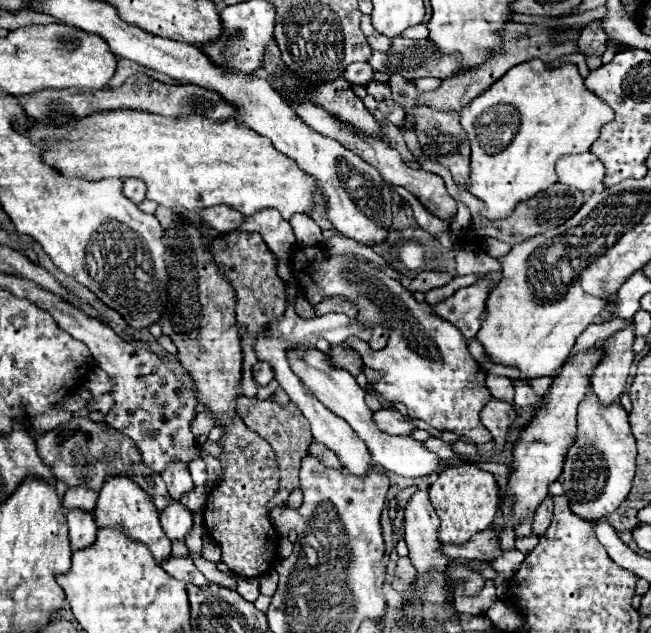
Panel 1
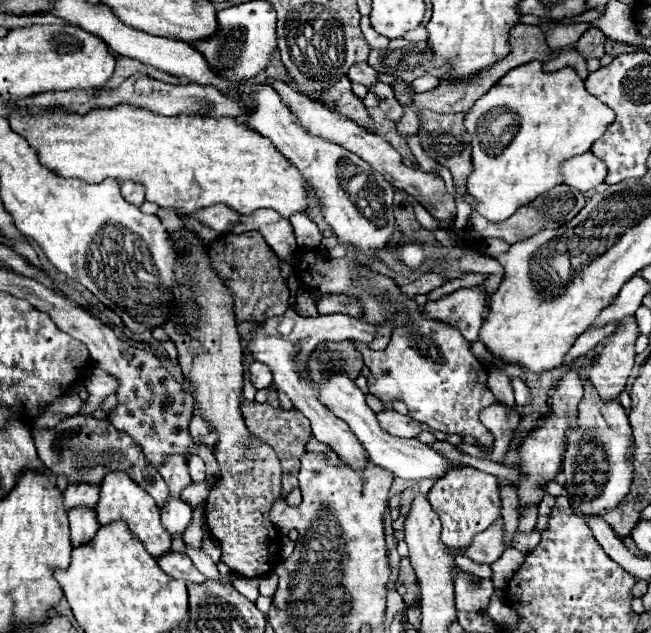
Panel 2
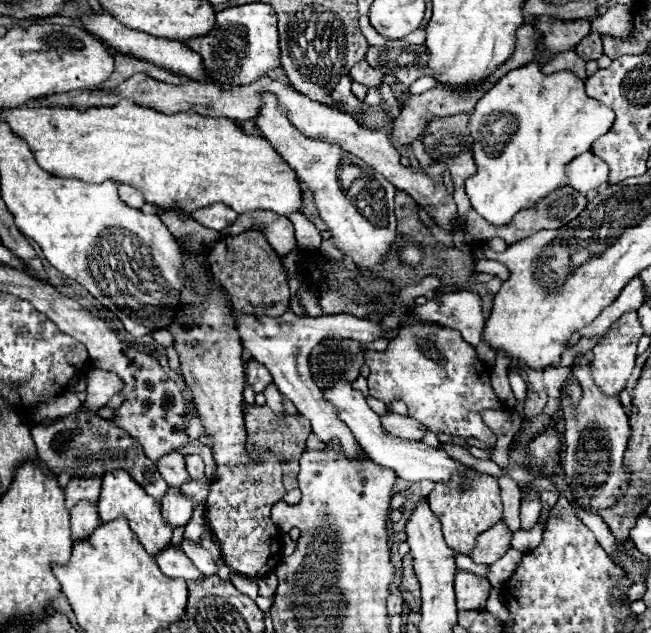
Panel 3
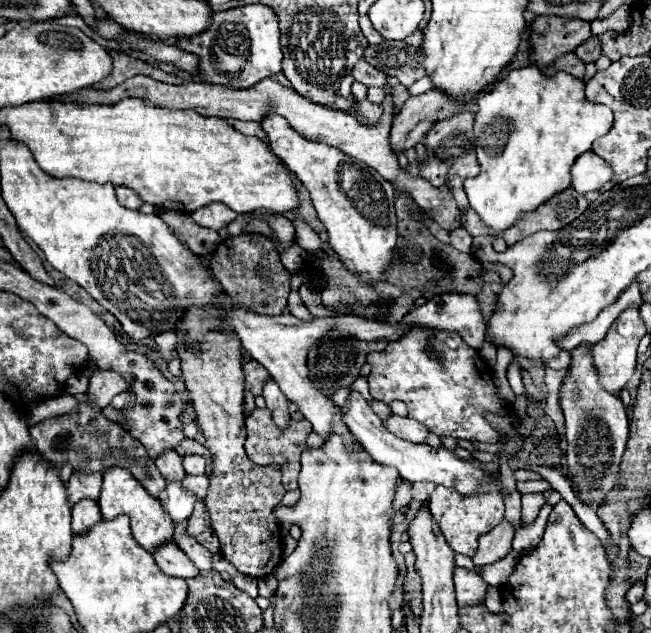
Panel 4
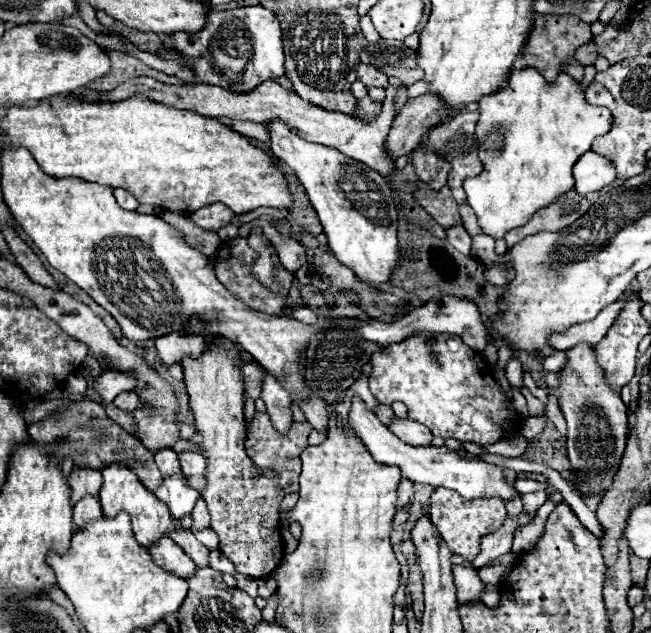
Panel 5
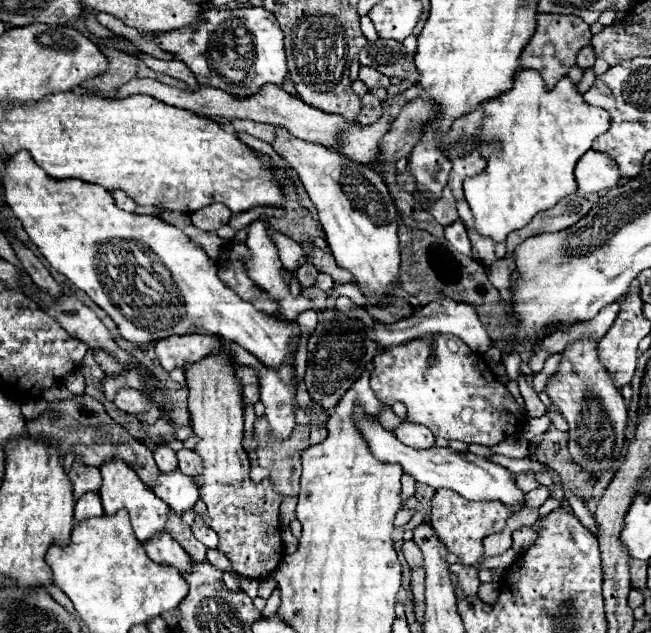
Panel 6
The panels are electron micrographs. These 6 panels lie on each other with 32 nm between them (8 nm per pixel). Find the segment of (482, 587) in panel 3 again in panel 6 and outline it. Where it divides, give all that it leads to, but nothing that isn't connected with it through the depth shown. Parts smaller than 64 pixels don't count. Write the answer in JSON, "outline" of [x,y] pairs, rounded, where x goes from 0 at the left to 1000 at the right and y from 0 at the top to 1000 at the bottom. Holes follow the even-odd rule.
{"outline":[[[705,889],[691,891],[691,904],[704,912],[704,919],[714,943],[734,942],[734,929],[737,929],[737,916],[734,916],[734,900],[731,897],[717,897]]]}

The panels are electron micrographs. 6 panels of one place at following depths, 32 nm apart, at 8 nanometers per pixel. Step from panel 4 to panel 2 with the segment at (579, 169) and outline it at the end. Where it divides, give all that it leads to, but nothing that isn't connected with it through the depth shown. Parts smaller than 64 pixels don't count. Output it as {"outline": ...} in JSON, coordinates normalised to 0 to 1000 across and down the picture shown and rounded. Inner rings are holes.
{"outline":[[[897,240],[897,243],[866,253],[860,259],[860,275],[866,281],[866,291],[873,291],[891,303],[903,303],[903,300],[928,291],[931,262],[909,240]]]}

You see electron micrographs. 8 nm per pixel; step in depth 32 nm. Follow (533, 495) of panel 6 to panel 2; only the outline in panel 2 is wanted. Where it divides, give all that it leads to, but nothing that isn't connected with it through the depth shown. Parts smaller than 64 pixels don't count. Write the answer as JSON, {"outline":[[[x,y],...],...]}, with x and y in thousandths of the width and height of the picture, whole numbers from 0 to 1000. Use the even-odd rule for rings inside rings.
{"outline":[[[817,799],[808,806],[805,815],[799,815],[799,825],[796,825],[796,840],[817,840],[820,837],[820,828],[823,828],[823,815],[826,815],[826,799]]]}

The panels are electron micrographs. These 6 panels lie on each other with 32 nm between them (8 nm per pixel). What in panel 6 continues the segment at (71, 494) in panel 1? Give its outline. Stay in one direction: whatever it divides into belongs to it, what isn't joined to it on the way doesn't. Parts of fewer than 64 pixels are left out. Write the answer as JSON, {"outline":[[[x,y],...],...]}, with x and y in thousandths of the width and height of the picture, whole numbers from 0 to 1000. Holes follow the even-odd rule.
{"outline":[[[114,733],[111,742],[104,746],[111,771],[114,771],[114,790],[135,777],[151,777],[157,768],[157,752],[154,742],[144,736],[129,736],[129,733]]]}

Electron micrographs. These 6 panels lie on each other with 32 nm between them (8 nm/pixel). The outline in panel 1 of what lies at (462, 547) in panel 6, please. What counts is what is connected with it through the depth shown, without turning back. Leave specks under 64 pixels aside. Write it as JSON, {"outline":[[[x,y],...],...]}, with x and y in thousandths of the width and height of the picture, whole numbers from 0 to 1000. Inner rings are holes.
{"outline":[[[700,733],[685,736],[673,758],[661,768],[661,793],[676,815],[673,853],[691,859],[713,859],[725,844],[756,831],[765,806],[765,765],[753,746],[737,742],[731,733]]]}

